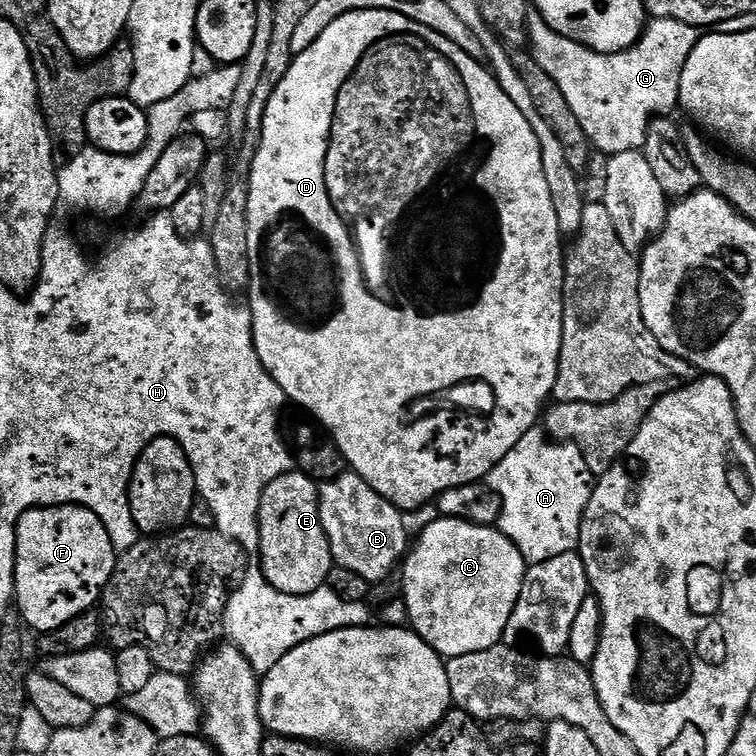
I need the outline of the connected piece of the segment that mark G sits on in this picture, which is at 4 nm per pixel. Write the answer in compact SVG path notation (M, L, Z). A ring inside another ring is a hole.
M663 18L641 37L639 43L622 52L598 52L589 48L579 39L560 40L556 44L554 60L564 73L574 80L583 92L583 99L592 103L592 116L600 123L600 132L596 136L595 147L609 157L616 158L626 152L643 149L648 140L648 131L652 128L652 119L668 112L680 100L680 83L684 80L684 67L689 67L700 43L701 33L695 27L681 20Z

